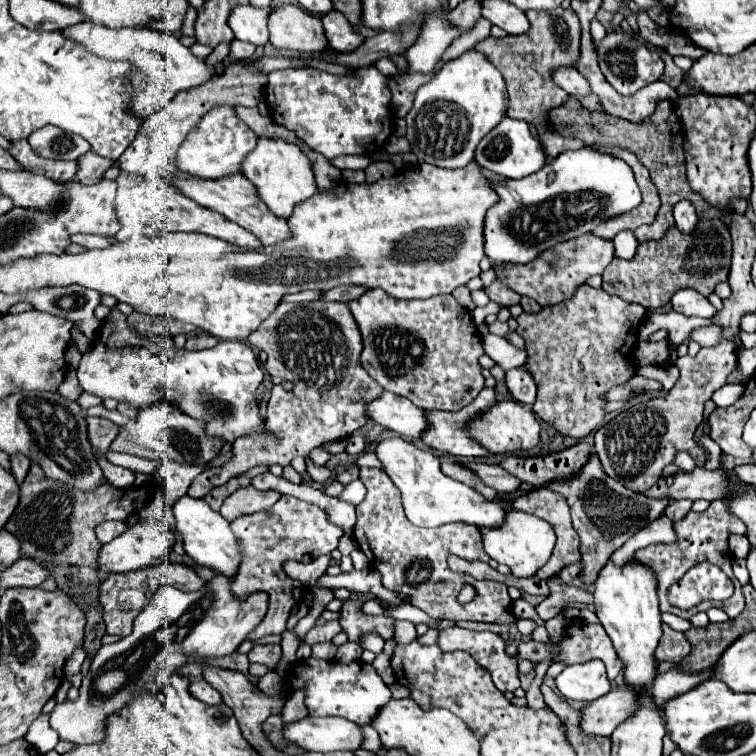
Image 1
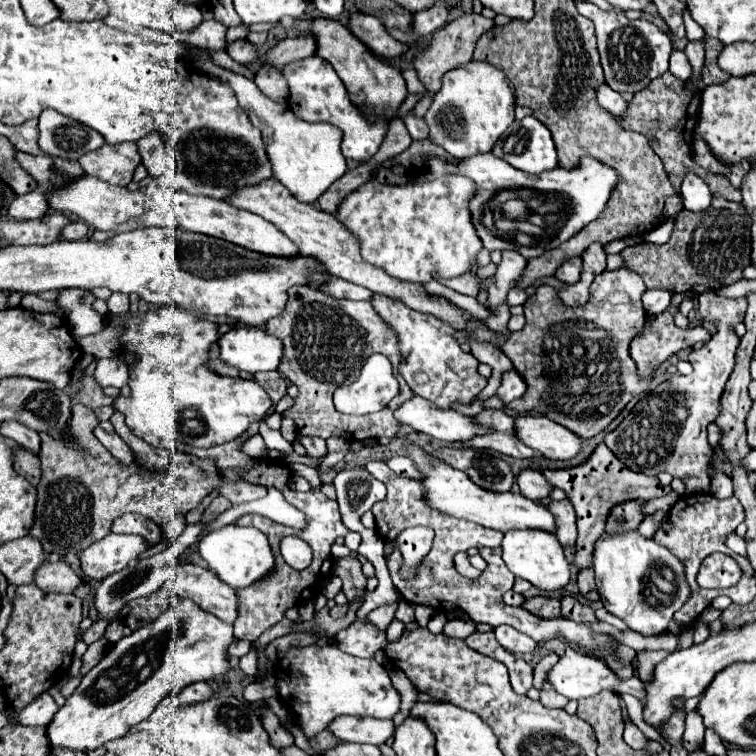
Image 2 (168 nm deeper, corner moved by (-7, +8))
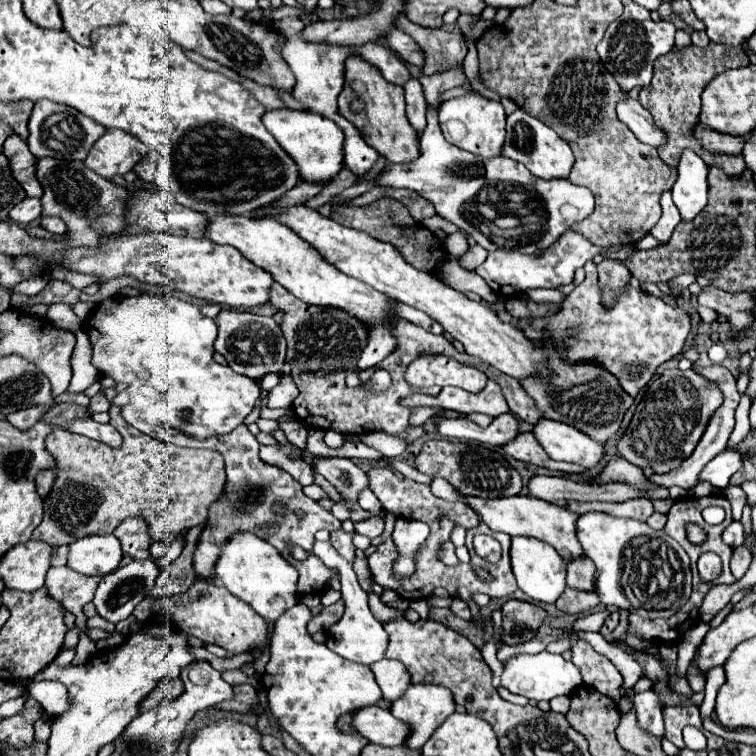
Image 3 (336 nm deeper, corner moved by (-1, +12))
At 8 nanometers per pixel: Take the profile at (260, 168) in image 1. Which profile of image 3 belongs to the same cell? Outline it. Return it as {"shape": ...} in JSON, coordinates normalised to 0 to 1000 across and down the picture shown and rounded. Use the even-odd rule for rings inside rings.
{"shape":[[[368,143],[368,146],[352,146],[347,151],[349,167],[354,175],[365,183],[370,196],[389,212],[394,222],[394,233],[399,241],[407,243],[431,243],[452,225],[452,188],[455,180],[439,159],[413,151],[413,148],[397,148],[384,143]]]}

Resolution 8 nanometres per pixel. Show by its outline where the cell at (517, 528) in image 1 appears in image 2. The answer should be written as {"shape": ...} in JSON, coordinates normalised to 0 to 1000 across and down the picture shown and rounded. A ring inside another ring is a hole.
{"shape":[[[675,701],[667,706],[664,714],[664,738],[672,749],[672,754],[690,765],[698,767],[704,775],[720,783],[735,783],[743,780],[751,767],[754,767],[754,746],[746,738],[746,728],[738,717],[738,712],[728,704],[714,704],[714,701]]]}

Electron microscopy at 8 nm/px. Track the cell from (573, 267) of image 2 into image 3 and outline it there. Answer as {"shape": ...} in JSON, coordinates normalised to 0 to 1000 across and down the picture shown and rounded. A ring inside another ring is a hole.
{"shape":[[[751,304],[714,341],[706,336],[688,336],[683,331],[656,331],[646,336],[640,349],[635,349],[630,360],[646,373],[648,381],[661,381],[664,392],[675,392],[680,389],[680,384],[685,386],[698,381],[735,381],[743,376],[754,376],[759,370],[759,360],[780,341],[786,341],[786,325],[778,323],[778,317],[772,317],[767,310]]]}

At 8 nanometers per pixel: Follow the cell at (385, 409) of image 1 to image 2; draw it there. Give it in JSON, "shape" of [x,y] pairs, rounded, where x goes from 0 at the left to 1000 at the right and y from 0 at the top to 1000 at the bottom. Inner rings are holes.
{"shape":[[[548,524],[540,532],[534,532],[521,545],[521,550],[532,561],[545,563],[550,571],[566,574],[587,585],[614,585],[624,582],[627,577],[648,574],[648,566],[638,566],[622,550],[579,540],[577,534],[569,534],[563,526],[556,524]]]}

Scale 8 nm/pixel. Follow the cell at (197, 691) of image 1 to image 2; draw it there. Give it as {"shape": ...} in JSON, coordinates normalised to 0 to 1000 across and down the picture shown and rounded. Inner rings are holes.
{"shape":[[[257,902],[246,910],[241,910],[233,918],[233,926],[235,926],[235,931],[257,931],[257,929],[275,926],[278,921],[280,921],[280,910],[272,902]]]}

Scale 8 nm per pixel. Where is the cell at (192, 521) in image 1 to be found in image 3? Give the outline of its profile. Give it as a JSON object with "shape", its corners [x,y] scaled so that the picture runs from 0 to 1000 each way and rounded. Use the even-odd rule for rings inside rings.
{"shape":[[[310,704],[294,722],[283,746],[286,767],[291,767],[310,788],[323,794],[349,820],[368,820],[381,804],[394,796],[392,767],[394,757],[370,735],[370,730],[352,714],[333,704]]]}

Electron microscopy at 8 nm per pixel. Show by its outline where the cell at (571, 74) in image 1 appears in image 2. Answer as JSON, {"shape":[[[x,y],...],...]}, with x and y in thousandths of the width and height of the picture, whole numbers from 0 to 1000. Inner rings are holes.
{"shape":[[[796,111],[791,116],[791,138],[796,138],[796,143],[804,146],[807,151],[812,151],[815,156],[823,156],[825,148],[828,148],[828,143],[831,143],[831,135],[825,132],[825,127],[817,124],[817,122],[812,122],[802,111]]]}

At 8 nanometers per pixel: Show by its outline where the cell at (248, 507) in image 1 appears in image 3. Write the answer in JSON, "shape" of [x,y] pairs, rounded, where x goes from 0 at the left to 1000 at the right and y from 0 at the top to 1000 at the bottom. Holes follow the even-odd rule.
{"shape":[[[74,534],[53,553],[53,558],[69,561],[69,571],[61,577],[61,595],[74,611],[74,622],[69,622],[74,635],[58,659],[58,685],[42,712],[74,725],[119,706],[148,706],[159,688],[188,683],[198,696],[198,712],[225,720],[235,704],[267,693],[275,672],[299,653],[299,624],[291,598],[214,587],[175,566],[159,550],[159,537],[146,537],[143,548],[146,561],[164,579],[156,595],[90,569],[95,556],[118,552],[114,538]]]}

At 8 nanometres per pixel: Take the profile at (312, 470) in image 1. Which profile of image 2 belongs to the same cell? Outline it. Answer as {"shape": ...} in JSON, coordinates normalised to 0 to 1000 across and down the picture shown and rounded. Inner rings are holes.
{"shape":[[[399,577],[399,582],[394,582],[402,593],[405,593],[405,601],[410,603],[410,606],[418,606],[418,608],[423,608],[426,603],[431,603],[431,582],[421,582],[421,579],[405,579],[405,577]]]}

